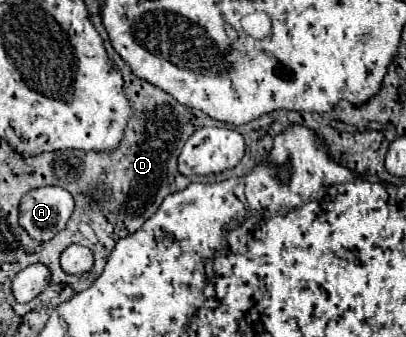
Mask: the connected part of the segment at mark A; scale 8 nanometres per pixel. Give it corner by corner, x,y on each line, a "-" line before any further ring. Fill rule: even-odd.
44,186
30,190
20,200
20,226
32,240
52,240
74,212
72,196
58,186

